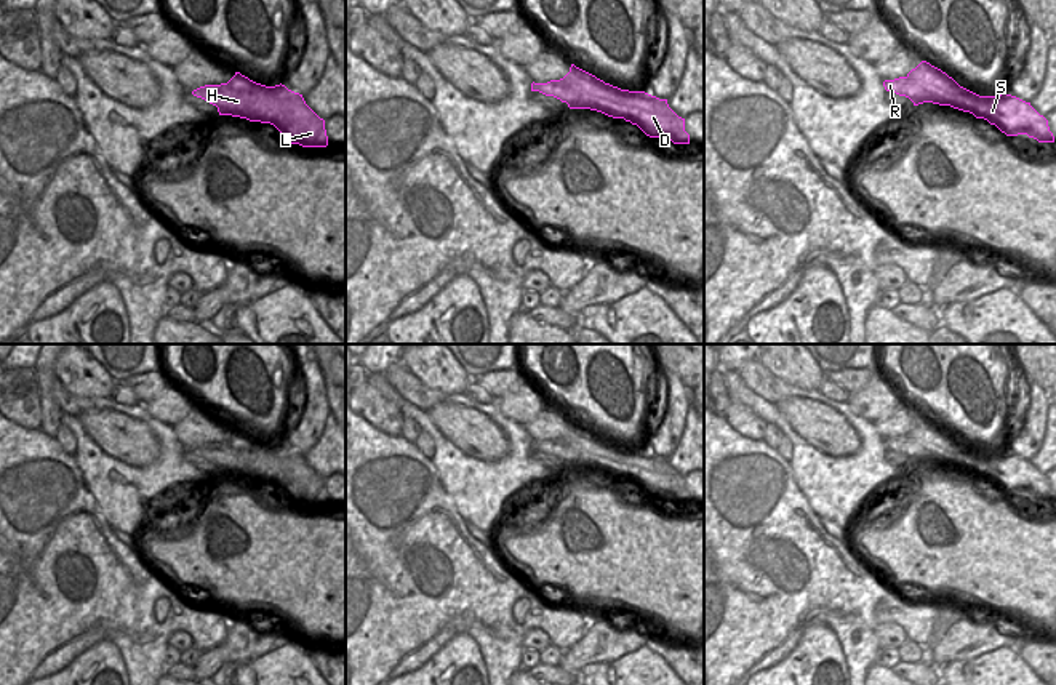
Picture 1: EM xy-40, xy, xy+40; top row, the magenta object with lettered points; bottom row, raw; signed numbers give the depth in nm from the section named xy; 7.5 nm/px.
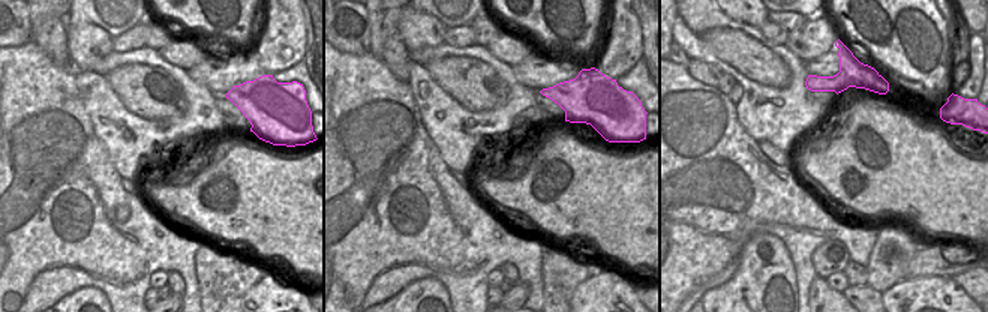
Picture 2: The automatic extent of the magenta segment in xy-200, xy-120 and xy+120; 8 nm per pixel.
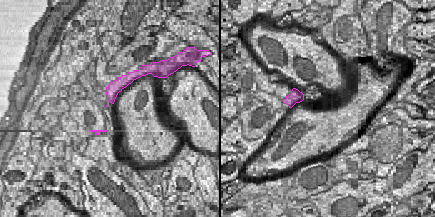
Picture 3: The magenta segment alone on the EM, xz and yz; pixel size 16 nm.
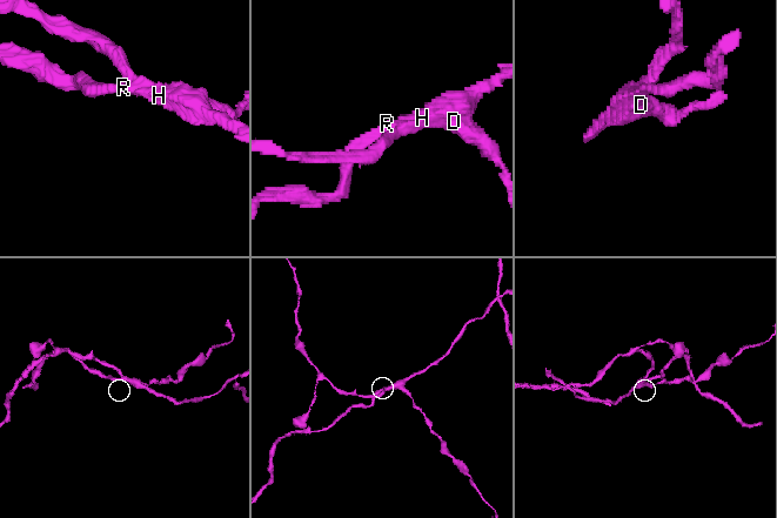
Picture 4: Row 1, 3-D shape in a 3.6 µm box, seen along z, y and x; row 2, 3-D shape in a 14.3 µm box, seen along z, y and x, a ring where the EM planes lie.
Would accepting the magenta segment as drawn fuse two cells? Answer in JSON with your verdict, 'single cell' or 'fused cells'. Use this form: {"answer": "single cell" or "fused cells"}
{"answer": "fused cells"}

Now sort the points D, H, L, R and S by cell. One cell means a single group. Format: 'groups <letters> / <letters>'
groups D S / H L R

